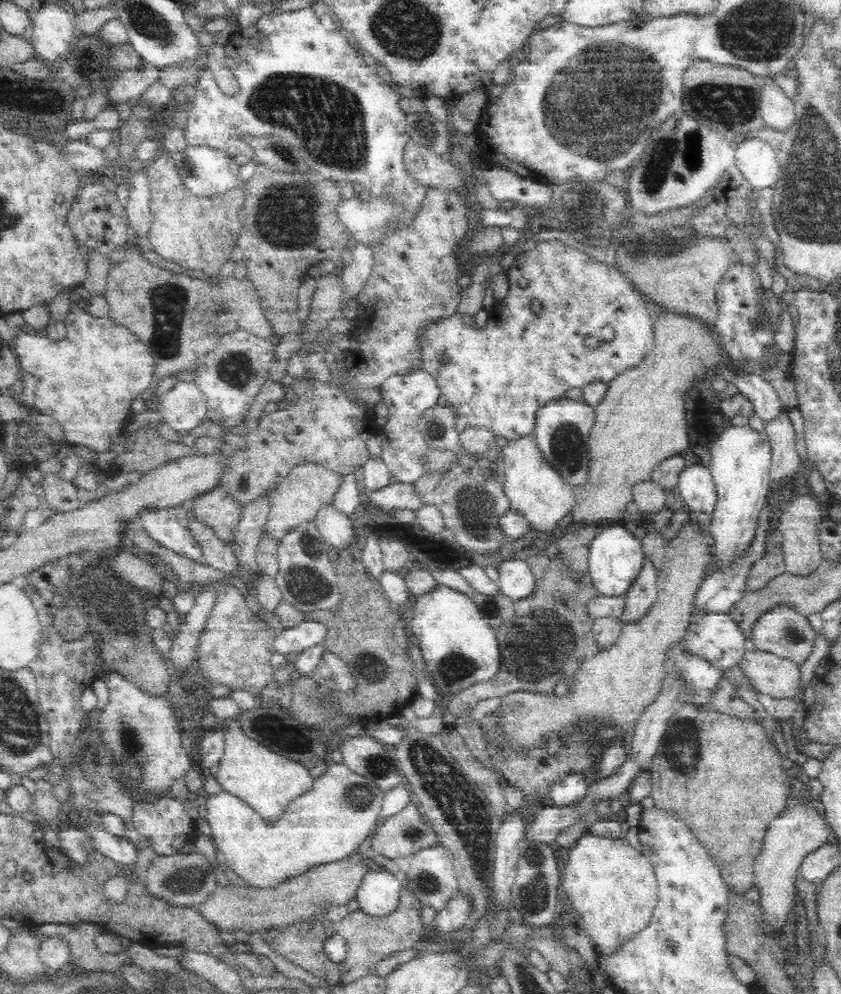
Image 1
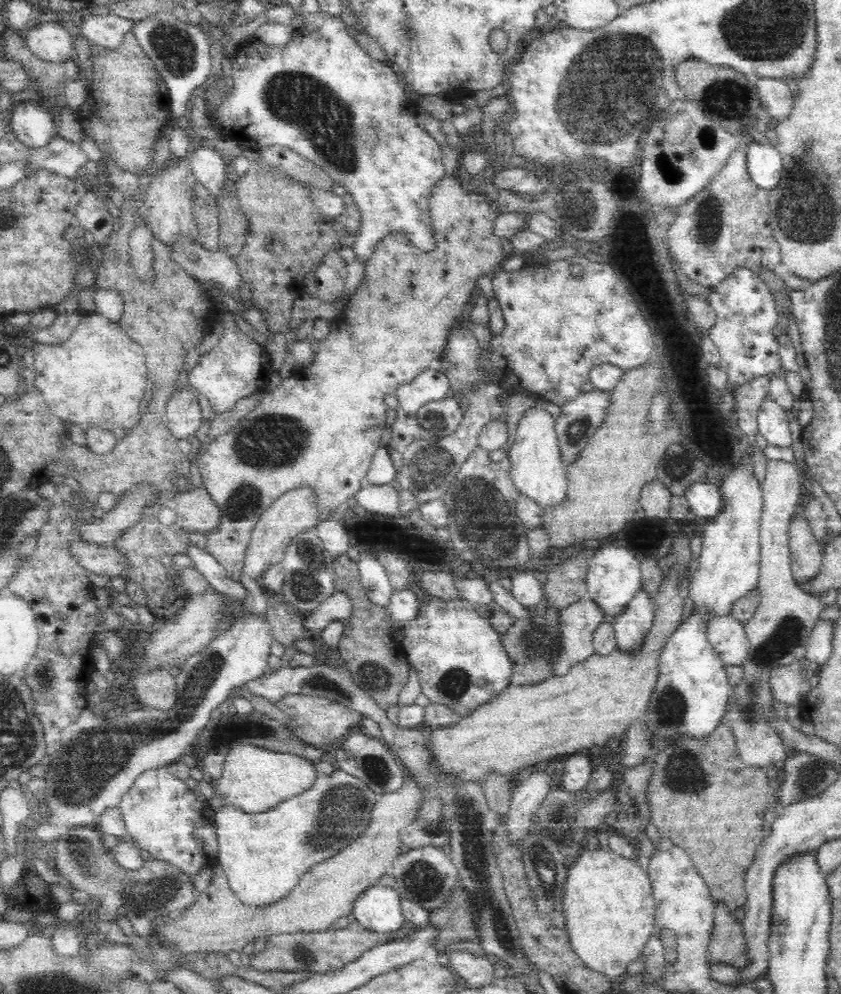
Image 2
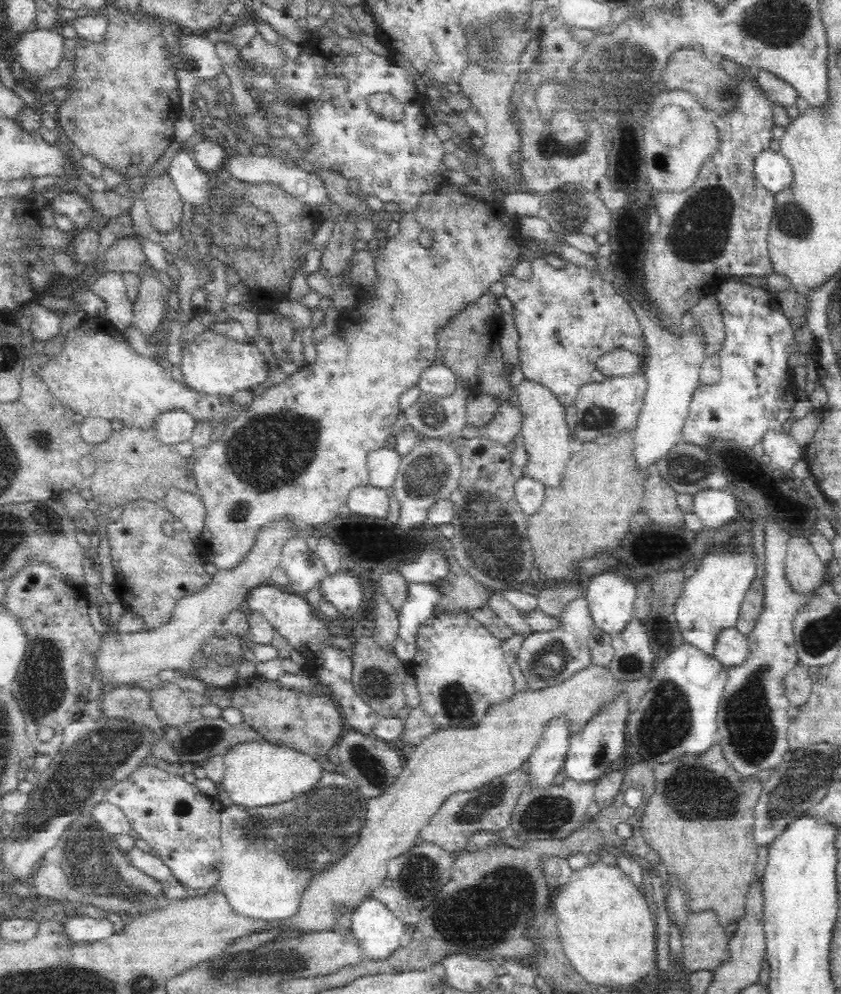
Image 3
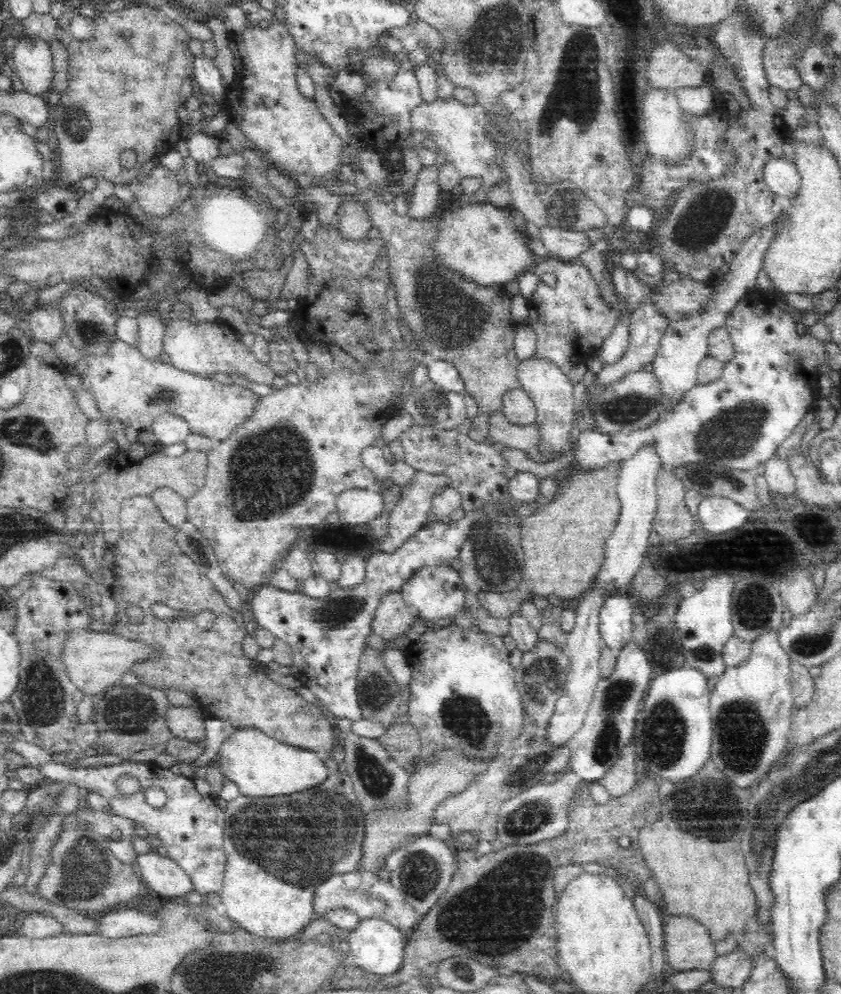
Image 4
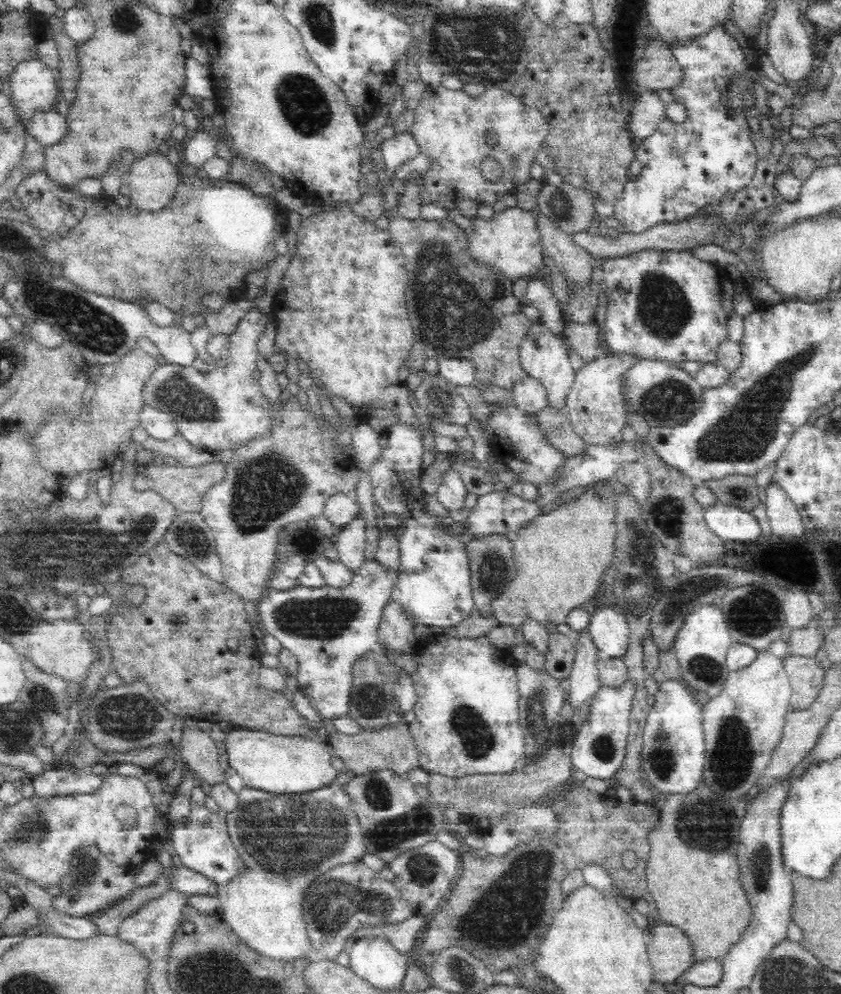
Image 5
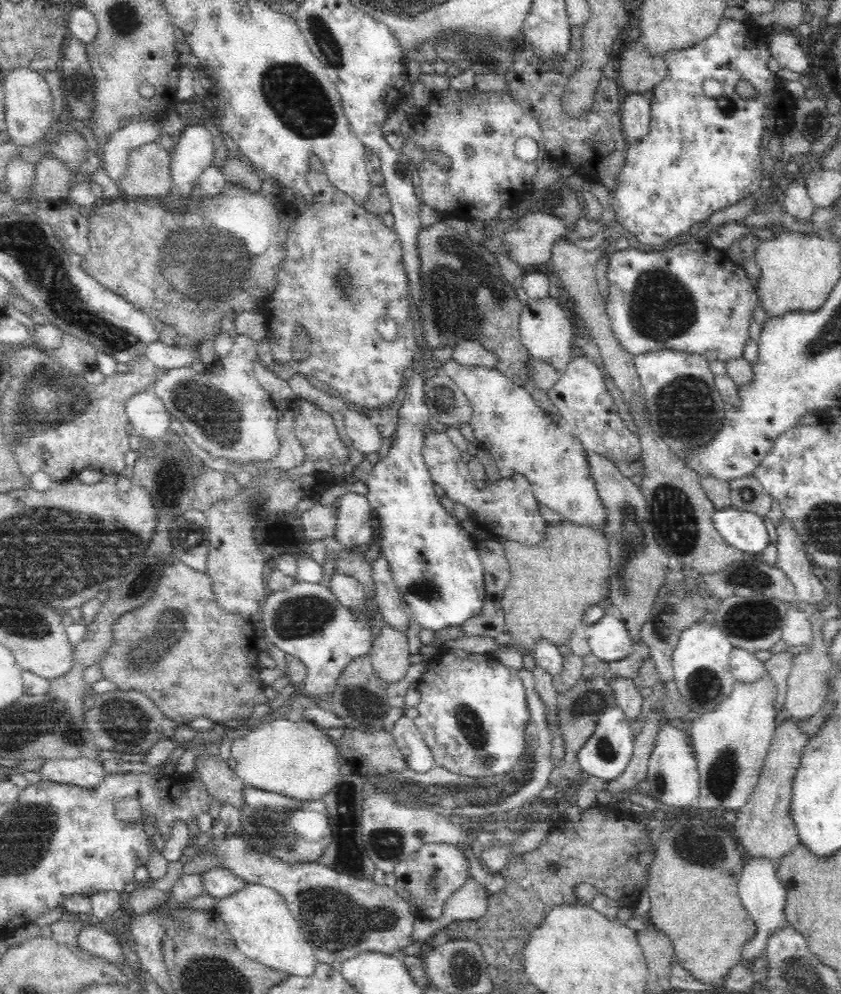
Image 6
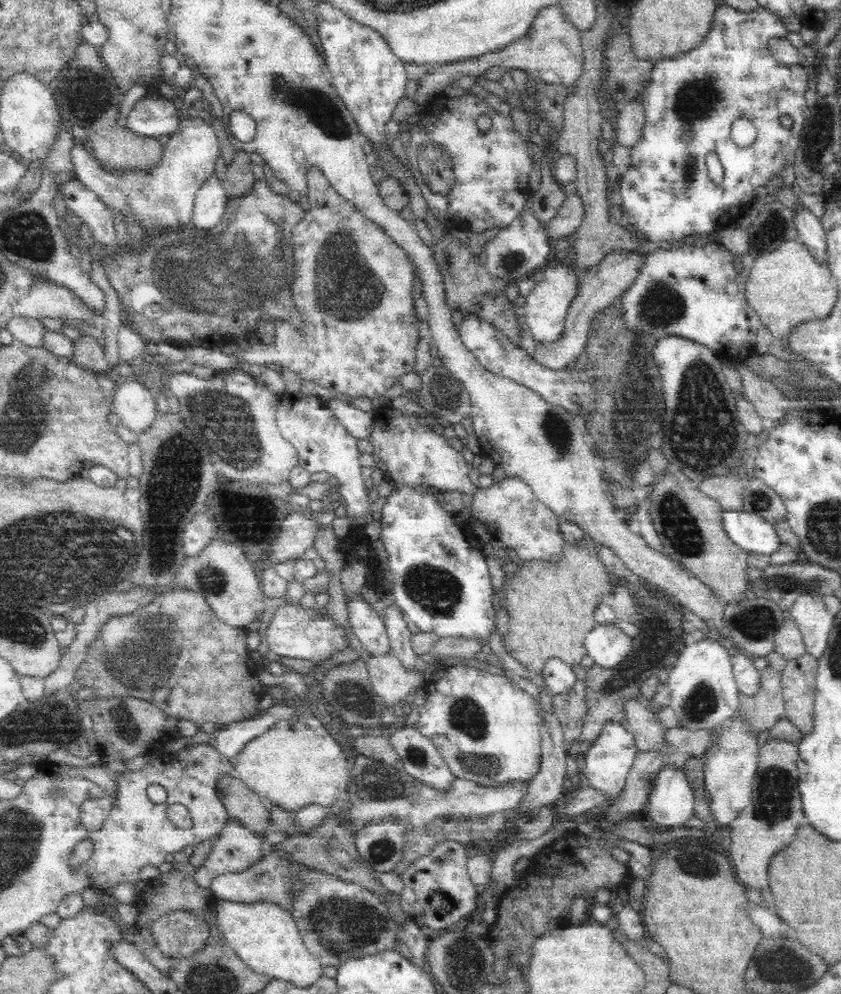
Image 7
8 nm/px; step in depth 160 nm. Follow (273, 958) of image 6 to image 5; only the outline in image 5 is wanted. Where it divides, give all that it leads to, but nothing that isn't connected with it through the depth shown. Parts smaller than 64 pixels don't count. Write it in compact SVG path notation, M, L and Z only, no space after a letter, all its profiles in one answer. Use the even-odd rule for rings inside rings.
M346 772L337 773L332 782L328 782L326 786L320 786L314 790L294 793L294 794L272 794L261 790L249 789L244 787L237 795L236 804L234 808L227 811L225 815L226 828L230 843L232 843L234 850L236 850L239 861L242 862L242 867L237 869L237 874L233 875L233 878L224 886L217 890L217 895L220 901L220 914L228 926L231 926L235 933L240 935L250 946L253 946L256 950L271 956L272 958L296 958L296 956L302 956L302 954L308 955L313 952L311 940L307 931L307 926L304 921L304 905L308 888L312 882L315 882L332 870L336 866L342 865L356 865L362 862L363 857L368 854L368 847L366 847L366 837L364 827L360 822L357 810L355 809L354 801L348 794L346 789L347 782L351 779Z

